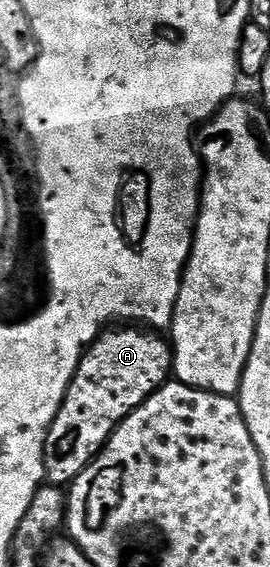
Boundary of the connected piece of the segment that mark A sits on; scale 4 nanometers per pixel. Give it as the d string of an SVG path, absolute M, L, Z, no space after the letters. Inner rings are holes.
M110 327L82 354L76 375L48 431L44 471L51 485L69 487L102 452L116 427L172 377L174 354L165 336L142 327Z

